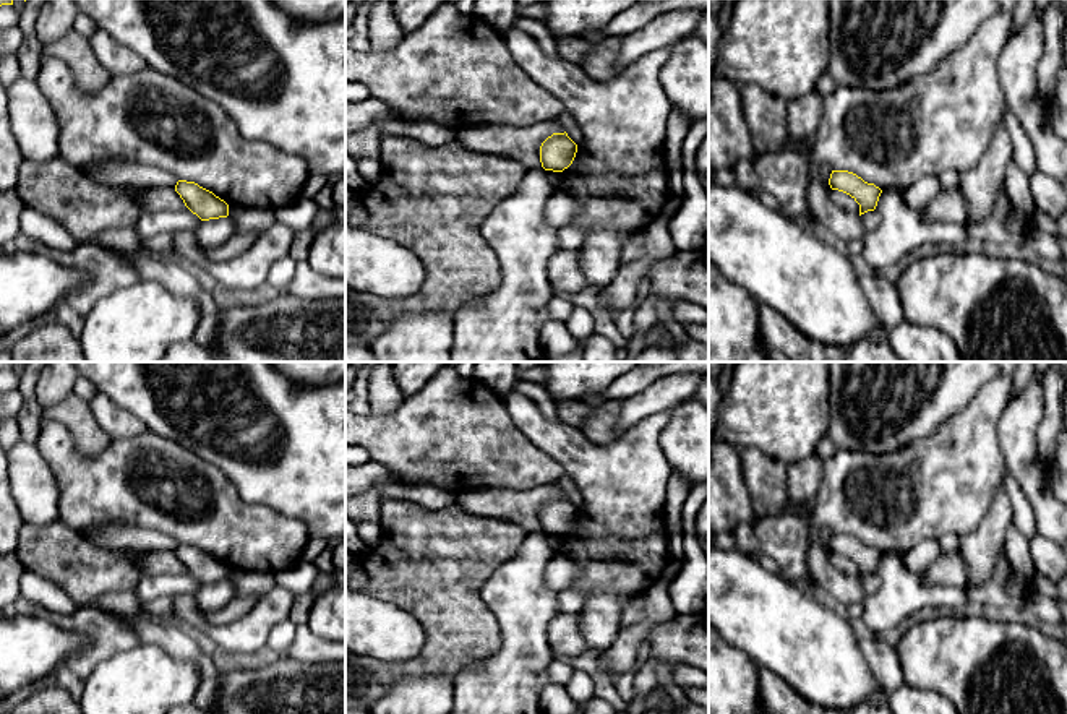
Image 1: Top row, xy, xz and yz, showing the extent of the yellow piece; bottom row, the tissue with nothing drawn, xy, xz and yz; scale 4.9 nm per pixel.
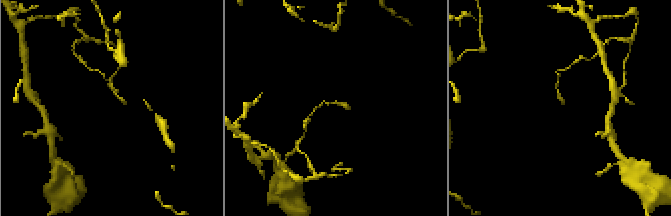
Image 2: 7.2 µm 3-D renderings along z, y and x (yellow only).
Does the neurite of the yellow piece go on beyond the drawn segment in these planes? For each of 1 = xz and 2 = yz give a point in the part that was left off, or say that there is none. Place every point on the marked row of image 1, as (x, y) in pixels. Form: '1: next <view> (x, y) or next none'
1: next none
2: next none

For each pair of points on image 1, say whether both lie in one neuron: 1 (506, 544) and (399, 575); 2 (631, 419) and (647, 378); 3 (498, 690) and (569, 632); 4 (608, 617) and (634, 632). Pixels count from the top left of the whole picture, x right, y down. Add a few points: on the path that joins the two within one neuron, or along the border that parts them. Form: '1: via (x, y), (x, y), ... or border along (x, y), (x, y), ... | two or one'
1: via (480, 557), (462, 575), (425, 575) | one
2: border along (660, 378), (623, 401) | two
3: border along (560, 612), (547, 628), (547, 641), (557, 656) | two
4: border along (621, 628), (618, 636), (600, 654) | two

